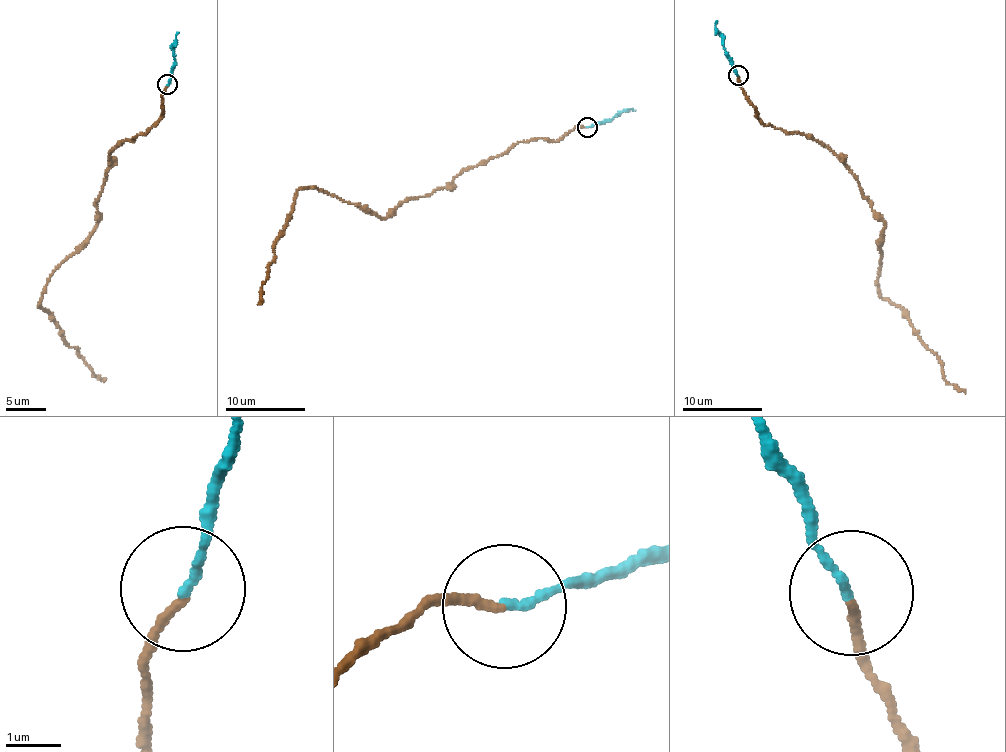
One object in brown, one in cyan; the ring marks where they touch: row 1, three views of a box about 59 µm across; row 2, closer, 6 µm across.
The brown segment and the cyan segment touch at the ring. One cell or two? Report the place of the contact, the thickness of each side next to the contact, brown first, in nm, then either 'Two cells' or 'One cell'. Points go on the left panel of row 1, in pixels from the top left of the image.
Place: (167, 84). Thickness 140 nm (brown) against 140 nm. One cell

